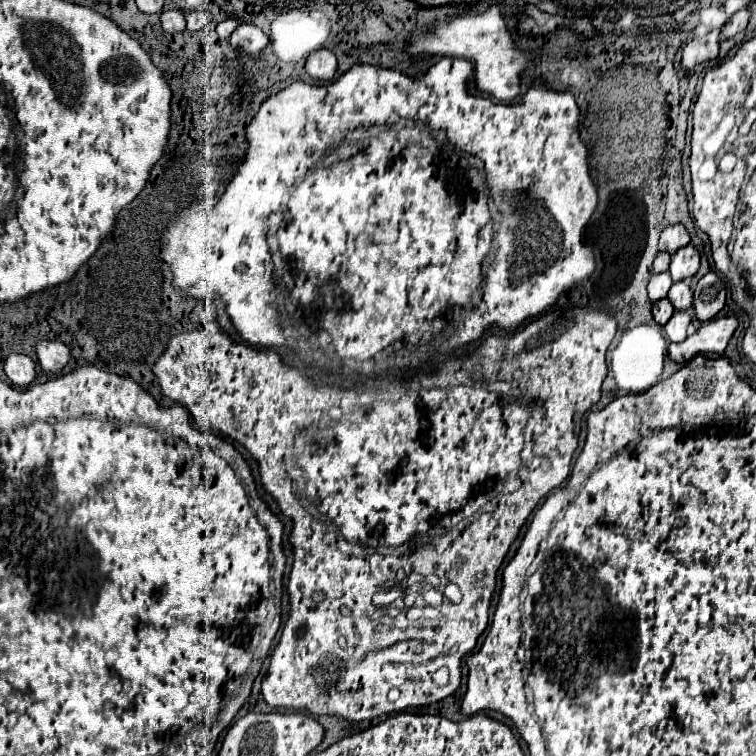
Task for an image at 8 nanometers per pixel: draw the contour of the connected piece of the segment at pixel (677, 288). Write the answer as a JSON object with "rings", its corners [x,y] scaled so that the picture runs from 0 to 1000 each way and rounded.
{"rings":[[[892,373],[884,386],[884,397],[889,399],[892,410],[910,410],[915,405],[915,384],[907,373]]]}

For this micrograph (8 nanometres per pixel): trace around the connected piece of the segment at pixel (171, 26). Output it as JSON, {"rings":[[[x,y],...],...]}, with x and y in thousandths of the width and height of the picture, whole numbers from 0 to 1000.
{"rings":[[[220,13],[212,19],[214,37],[217,42],[243,42],[246,40],[246,26],[241,13]]]}

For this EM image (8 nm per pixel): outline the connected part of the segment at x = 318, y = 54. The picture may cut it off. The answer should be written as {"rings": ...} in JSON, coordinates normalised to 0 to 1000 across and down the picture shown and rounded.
{"rings":[[[423,63],[418,69],[413,69],[407,77],[405,77],[405,95],[415,103],[423,103],[423,106],[439,106],[439,101],[444,98],[444,74],[439,71],[437,74],[437,66],[434,63]]]}

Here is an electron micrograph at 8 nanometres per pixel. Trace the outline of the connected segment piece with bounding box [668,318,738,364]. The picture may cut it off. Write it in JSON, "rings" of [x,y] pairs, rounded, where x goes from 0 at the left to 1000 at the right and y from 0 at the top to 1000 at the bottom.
{"rings":[[[947,421],[934,429],[929,429],[926,437],[921,437],[915,444],[910,444],[899,455],[886,455],[884,471],[899,481],[915,476],[923,468],[955,468],[963,450],[968,447],[971,437],[976,431],[974,421]]]}

